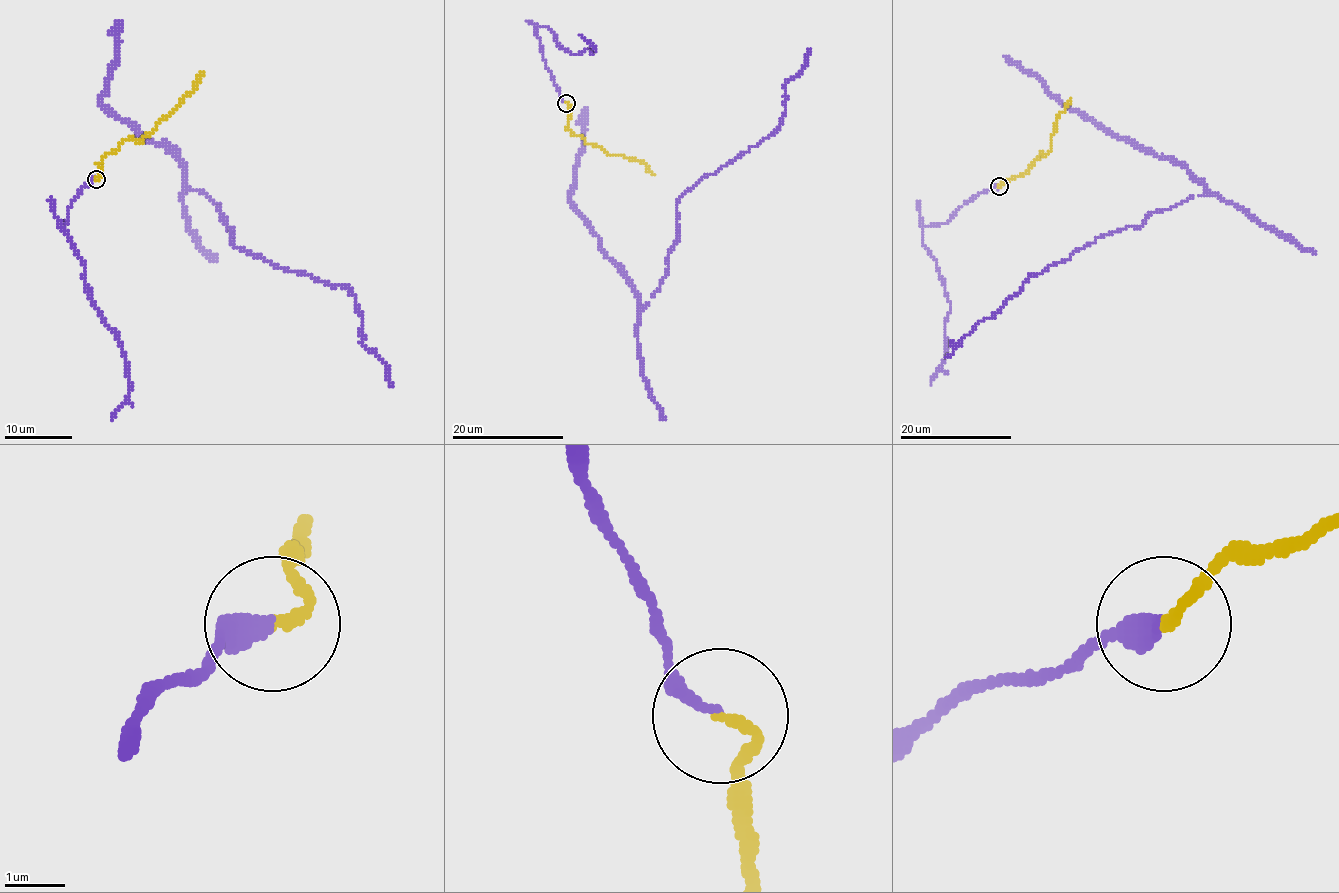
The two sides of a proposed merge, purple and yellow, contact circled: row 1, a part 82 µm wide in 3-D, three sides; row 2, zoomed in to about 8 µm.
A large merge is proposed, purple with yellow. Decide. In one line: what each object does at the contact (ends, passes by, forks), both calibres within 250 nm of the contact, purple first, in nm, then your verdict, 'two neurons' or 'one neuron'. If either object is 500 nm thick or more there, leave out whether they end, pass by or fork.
purple ends there; yellow ends there; 300 nm thick on the purple side, 170 nm on the other; one neuron

